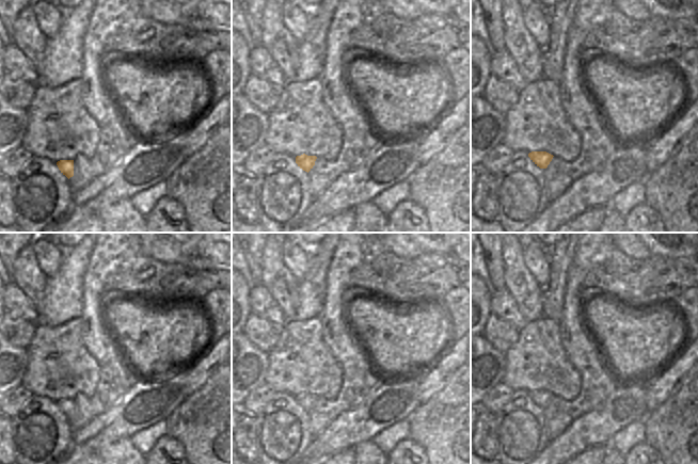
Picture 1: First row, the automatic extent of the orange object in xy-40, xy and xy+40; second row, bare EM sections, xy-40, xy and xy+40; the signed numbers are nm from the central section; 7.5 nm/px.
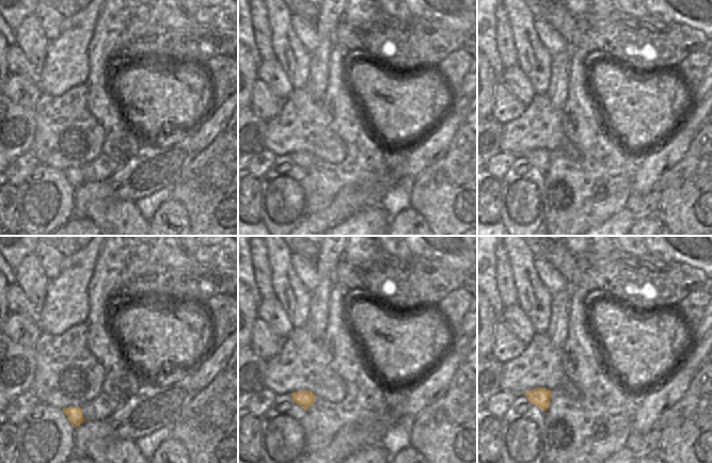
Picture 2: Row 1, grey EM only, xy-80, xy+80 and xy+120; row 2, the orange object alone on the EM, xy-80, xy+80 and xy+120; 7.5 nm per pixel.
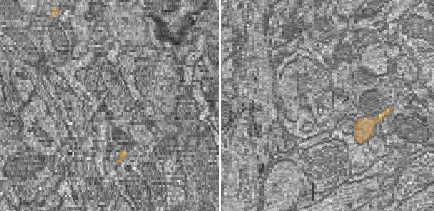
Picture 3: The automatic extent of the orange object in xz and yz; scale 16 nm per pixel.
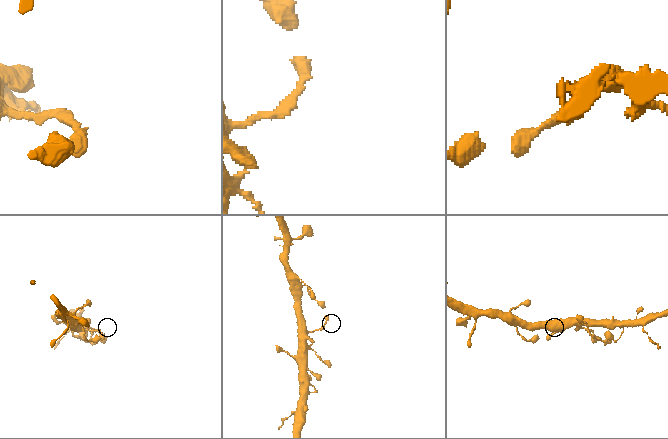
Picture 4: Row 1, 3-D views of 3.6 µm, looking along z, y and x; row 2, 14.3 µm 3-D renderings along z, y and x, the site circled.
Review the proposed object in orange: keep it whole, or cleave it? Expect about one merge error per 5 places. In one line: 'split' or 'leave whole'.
leave whole

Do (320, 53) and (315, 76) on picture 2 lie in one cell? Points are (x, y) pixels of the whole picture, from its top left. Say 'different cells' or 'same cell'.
same cell

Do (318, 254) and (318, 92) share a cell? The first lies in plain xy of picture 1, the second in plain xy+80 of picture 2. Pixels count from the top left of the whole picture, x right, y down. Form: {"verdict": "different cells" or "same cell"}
{"verdict": "same cell"}

